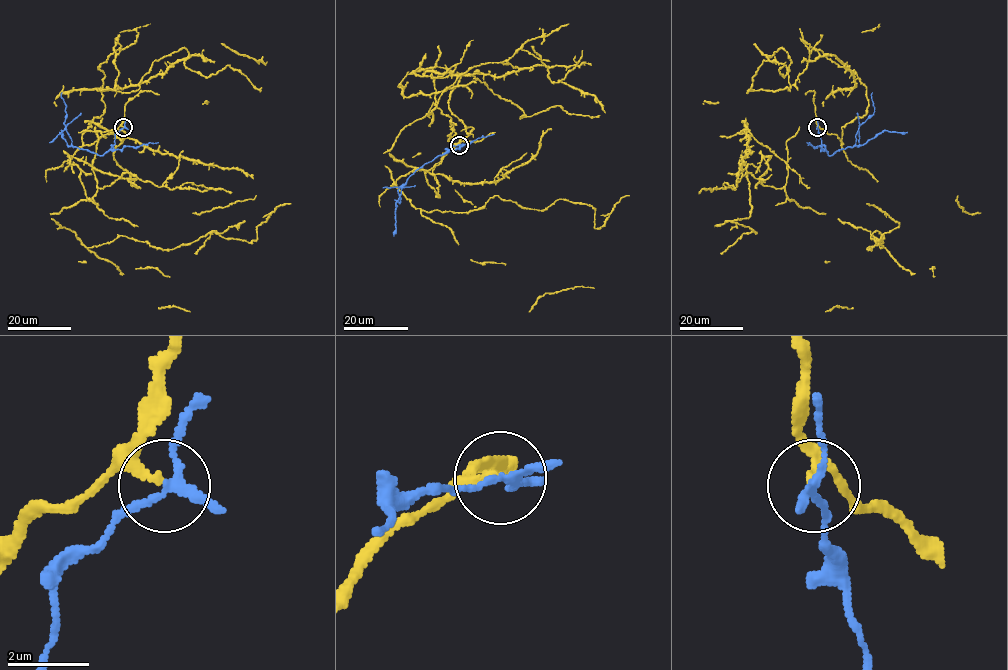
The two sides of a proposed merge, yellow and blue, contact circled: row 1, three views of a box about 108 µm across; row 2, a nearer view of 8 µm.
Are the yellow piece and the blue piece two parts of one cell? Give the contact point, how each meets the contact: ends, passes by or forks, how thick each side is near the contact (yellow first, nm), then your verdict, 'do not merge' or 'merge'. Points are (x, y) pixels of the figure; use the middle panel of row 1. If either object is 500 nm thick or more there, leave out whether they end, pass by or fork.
place (459, 145); yellow ends; blue forks; calibres 190 and 160 nm; do not merge

